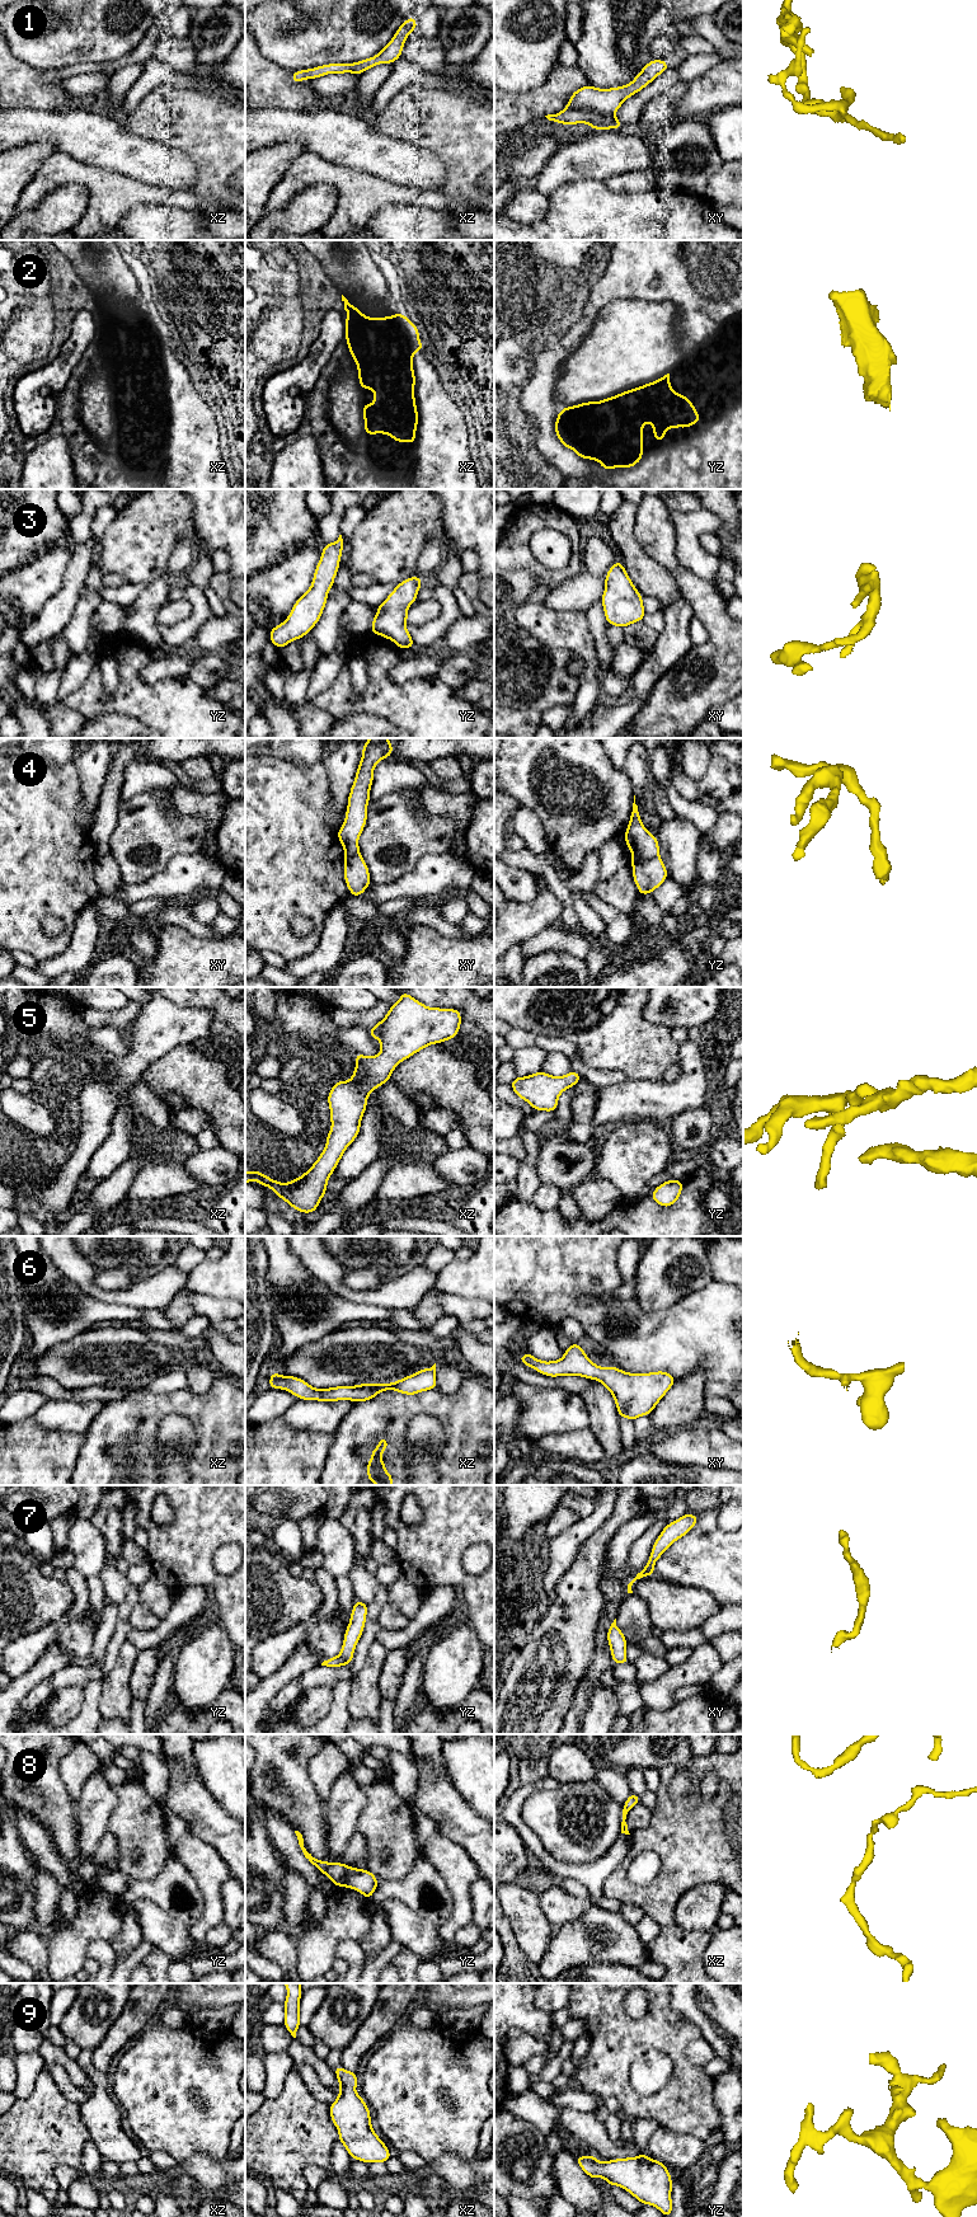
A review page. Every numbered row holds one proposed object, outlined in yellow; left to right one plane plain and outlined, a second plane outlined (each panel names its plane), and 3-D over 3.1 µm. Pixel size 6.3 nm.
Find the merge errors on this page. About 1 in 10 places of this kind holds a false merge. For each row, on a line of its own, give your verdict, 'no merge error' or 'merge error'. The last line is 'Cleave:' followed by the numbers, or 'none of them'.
1: no merge error
2: no merge error
3: no merge error
4: no merge error
5: no merge error
6: no merge error
7: no merge error
8: no merge error
9: no merge error
Cleave: none of them

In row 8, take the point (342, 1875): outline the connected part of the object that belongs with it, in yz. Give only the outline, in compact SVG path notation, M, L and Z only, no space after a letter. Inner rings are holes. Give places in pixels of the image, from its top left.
M295 1831L295 1833L307 1861L316 1866L321 1874L328 1875L335 1887L347 1887L353 1890L360 1890L363 1897L371 1899L372 1893L379 1885L374 1873L366 1869L352 1868L343 1863L320 1861L304 1847L302 1835L299 1831Z

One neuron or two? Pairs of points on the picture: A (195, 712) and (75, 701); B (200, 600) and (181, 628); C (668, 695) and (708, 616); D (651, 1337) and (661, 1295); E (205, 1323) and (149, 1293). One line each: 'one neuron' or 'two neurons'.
A: one neuron
B: one neuron
C: one neuron
D: two neurons
E: two neurons

